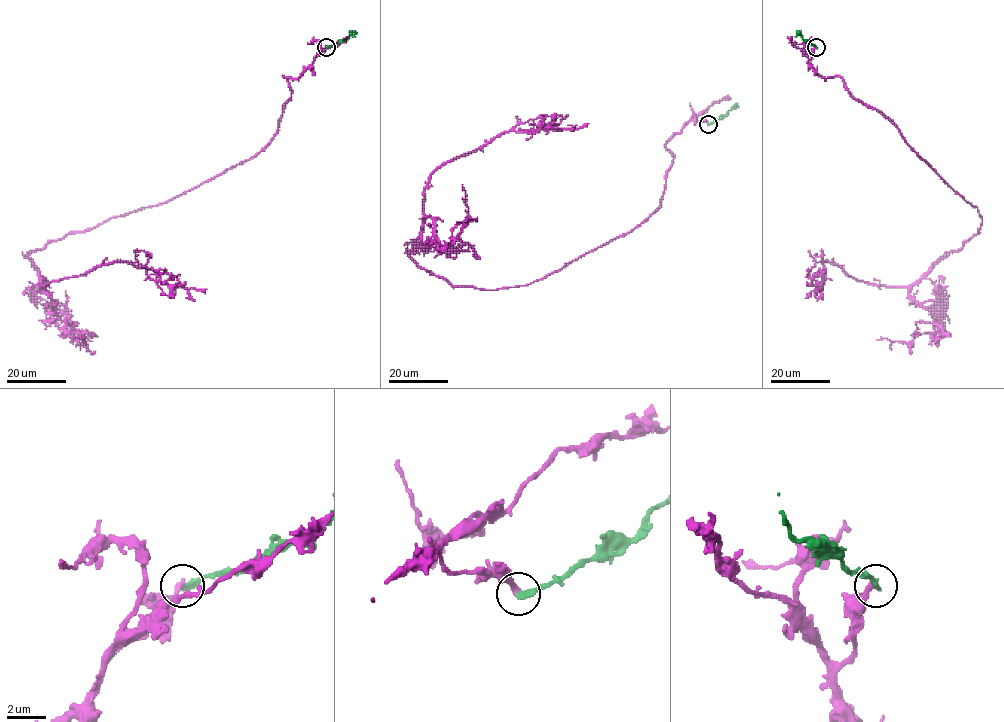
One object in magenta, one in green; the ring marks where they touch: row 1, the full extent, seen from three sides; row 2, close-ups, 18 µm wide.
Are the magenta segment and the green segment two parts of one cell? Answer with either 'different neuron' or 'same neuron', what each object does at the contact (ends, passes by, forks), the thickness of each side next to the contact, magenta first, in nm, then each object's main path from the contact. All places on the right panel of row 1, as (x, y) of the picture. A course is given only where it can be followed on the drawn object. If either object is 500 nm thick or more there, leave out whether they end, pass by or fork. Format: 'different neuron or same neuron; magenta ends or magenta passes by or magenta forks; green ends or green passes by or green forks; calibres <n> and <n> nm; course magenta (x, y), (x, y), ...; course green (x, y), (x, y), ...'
different neuron; magenta ends; green ends; calibres 320 and 280 nm; course magenta (816, 47), (810, 65), (881, 112), (981, 223), (909, 286), (868, 284), (825, 262), (815, 289); course green (816, 47), (798, 32)

